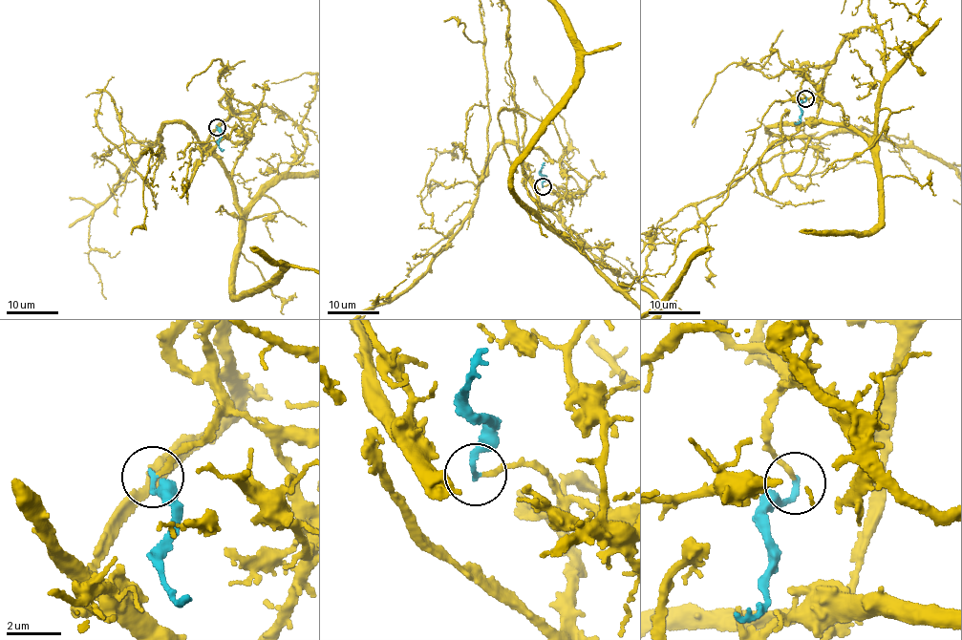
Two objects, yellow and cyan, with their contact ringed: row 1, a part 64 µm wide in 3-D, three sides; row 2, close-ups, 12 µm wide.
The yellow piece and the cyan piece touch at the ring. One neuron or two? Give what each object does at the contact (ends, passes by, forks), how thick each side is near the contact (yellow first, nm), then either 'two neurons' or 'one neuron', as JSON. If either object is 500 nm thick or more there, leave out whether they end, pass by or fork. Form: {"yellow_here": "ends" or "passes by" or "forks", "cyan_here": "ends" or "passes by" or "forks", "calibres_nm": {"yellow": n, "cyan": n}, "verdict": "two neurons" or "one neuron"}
{"yellow_here": "ends", "cyan_here": "ends", "calibres_nm": {"yellow": 180, "cyan": 220}, "verdict": "one neuron"}

